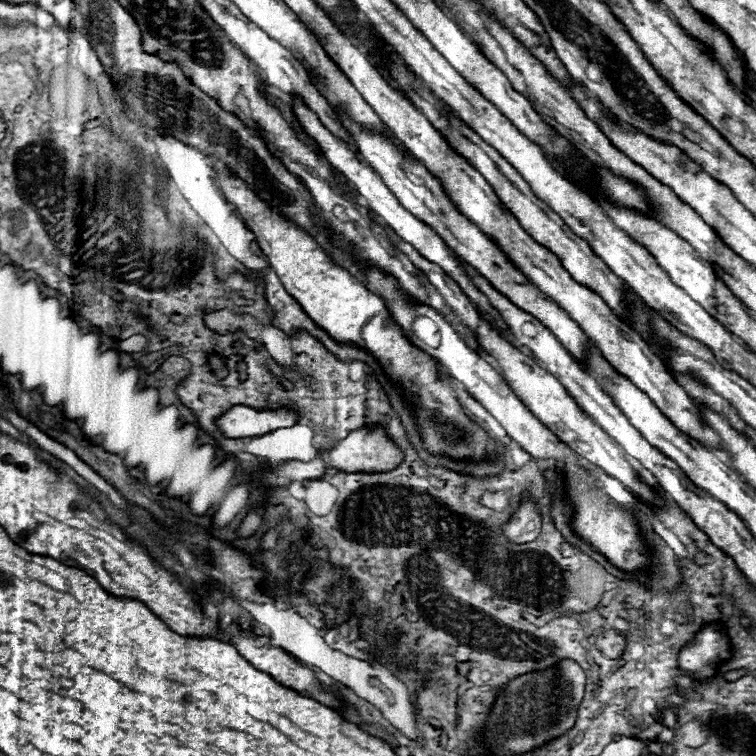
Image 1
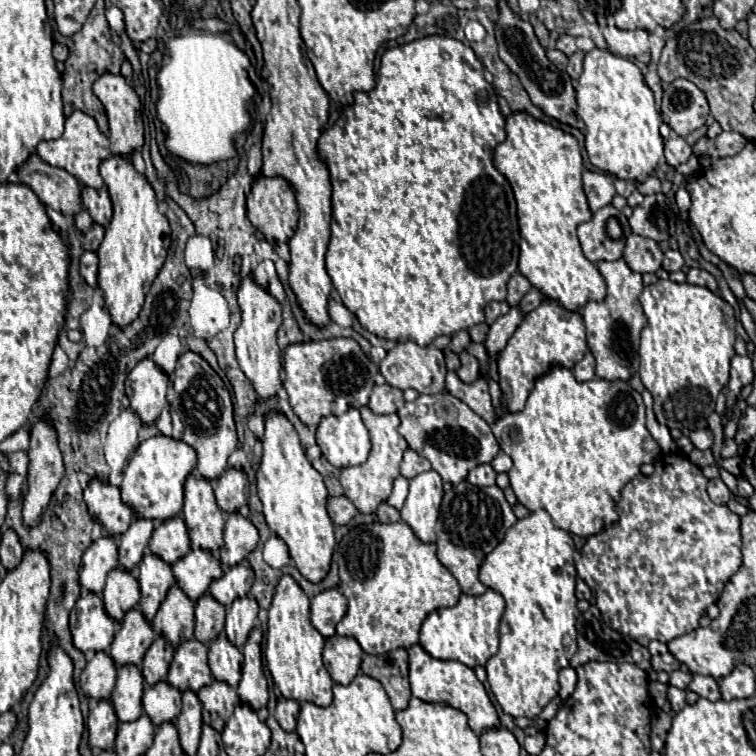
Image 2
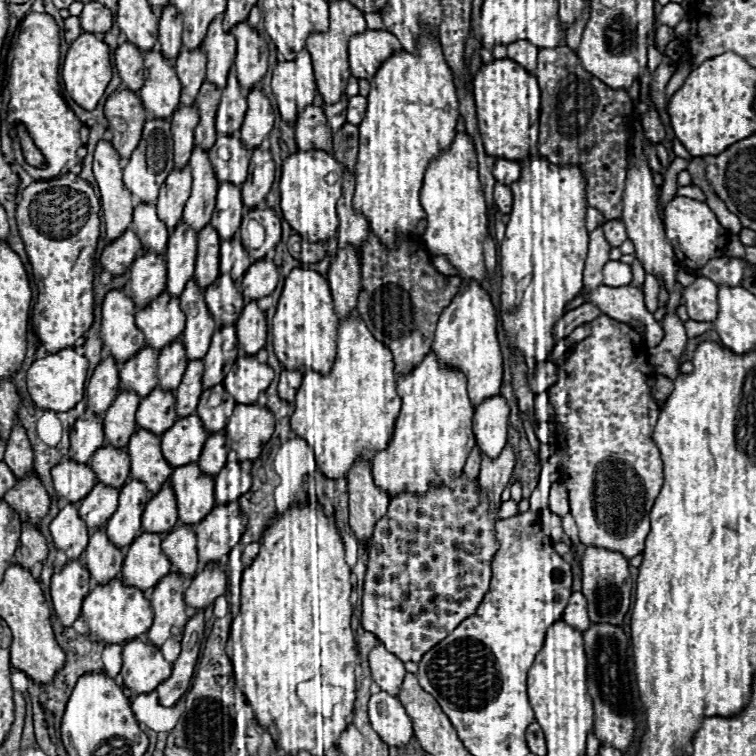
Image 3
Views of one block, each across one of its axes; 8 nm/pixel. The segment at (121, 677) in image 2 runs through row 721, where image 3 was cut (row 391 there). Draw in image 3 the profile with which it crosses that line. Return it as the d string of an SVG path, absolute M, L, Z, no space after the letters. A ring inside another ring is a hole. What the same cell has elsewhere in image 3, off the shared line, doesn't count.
M122 390L118 398L110 404L110 410L104 414L104 436L112 446L126 446L130 436L136 432L136 410L140 398L138 394L130 394L130 390Z

